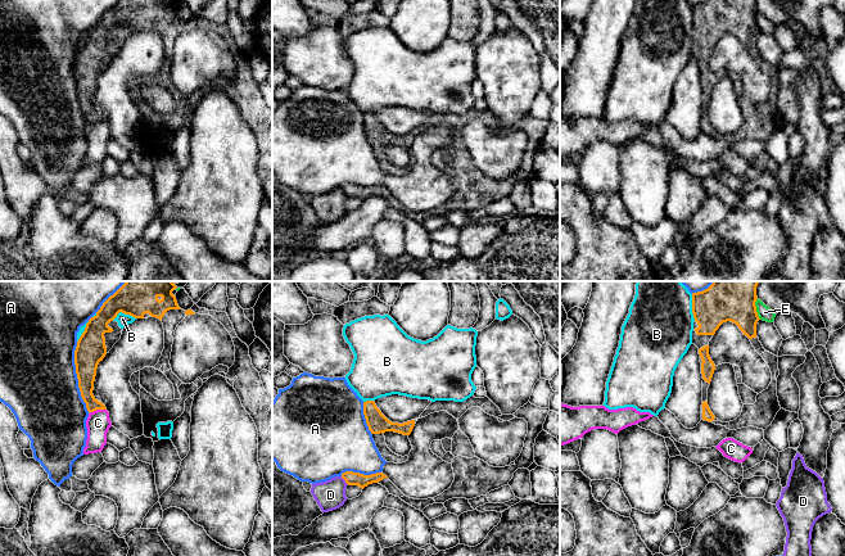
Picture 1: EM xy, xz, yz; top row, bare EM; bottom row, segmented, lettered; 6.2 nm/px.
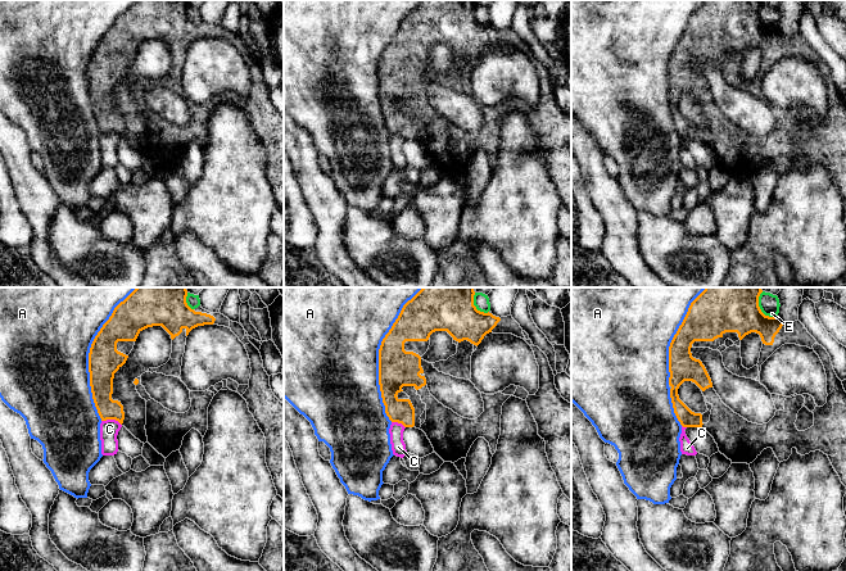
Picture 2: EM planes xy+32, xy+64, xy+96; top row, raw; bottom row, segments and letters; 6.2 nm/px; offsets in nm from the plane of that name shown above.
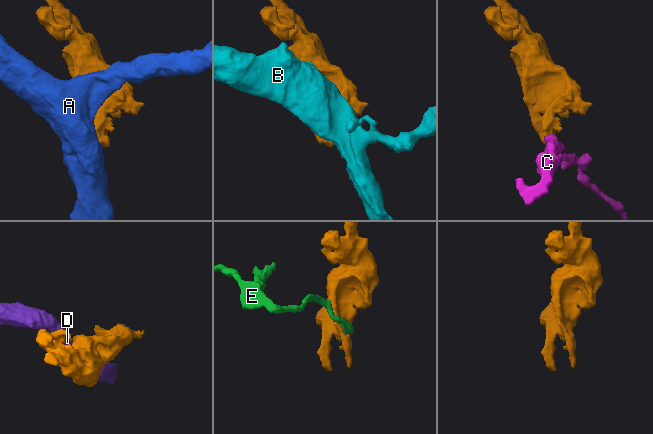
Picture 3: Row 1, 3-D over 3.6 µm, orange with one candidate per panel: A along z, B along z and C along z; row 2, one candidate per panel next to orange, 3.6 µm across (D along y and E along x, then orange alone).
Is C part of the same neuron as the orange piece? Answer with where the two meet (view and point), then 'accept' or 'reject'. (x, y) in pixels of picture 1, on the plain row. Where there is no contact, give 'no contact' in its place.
xy (98, 121) | reject

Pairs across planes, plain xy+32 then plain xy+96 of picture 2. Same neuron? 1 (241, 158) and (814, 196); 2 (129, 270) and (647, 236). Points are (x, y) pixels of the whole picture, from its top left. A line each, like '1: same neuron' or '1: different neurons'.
1: same neuron
2: same neuron

